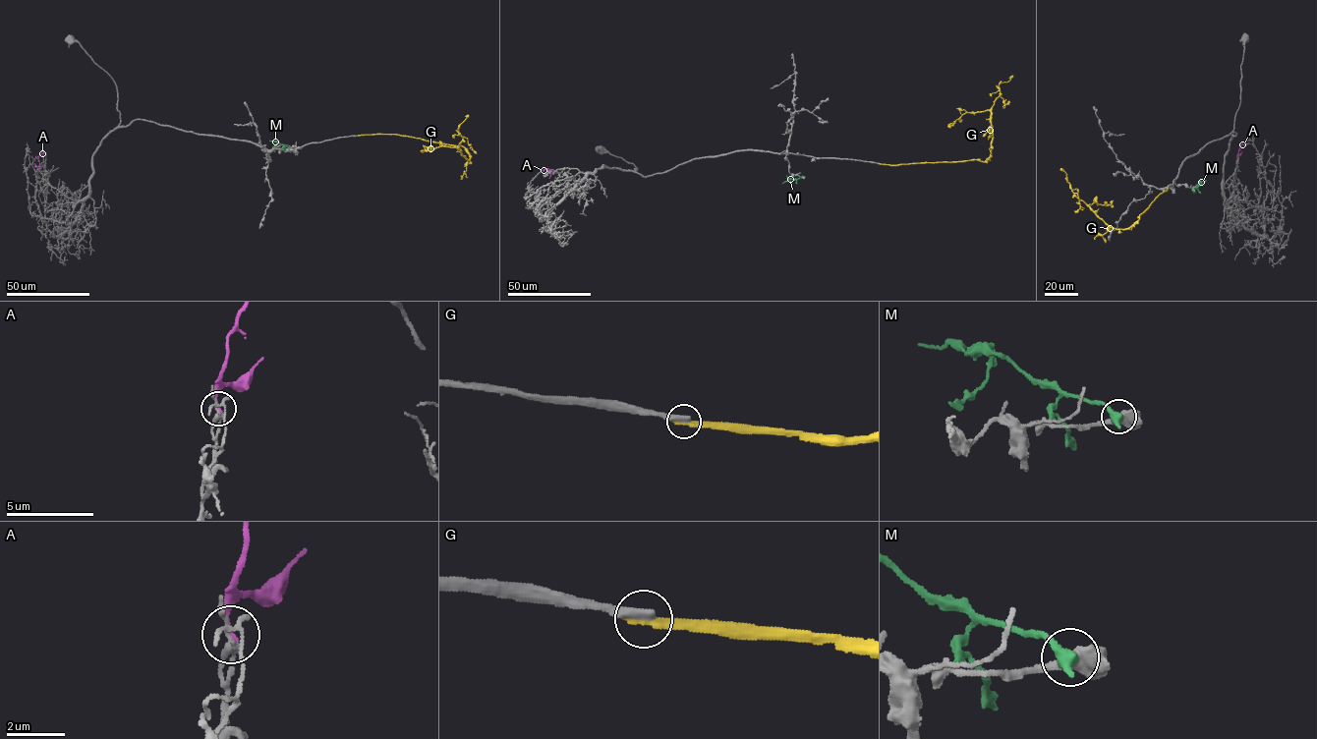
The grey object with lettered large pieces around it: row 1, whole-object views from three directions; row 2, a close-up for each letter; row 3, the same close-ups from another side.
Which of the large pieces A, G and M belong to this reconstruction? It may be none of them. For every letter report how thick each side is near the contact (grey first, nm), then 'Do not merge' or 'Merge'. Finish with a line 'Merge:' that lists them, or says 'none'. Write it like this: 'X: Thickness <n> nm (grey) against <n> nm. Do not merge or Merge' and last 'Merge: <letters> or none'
A: Thickness 180 nm (grey) against 280 nm. Do not merge
G: Thickness 360 nm (grey) against 380 nm. Do not merge
M: Thickness 550 nm (grey) against 500 nm. Do not merge
Merge: none

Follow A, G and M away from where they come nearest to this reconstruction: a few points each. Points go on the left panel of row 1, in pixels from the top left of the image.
A: (39, 168), (38, 157), (43, 153), (41, 151)
G: (359, 135), (400, 135), (462, 145), (470, 156), (468, 161), (458, 145), (463, 140), (458, 129), (468, 115)
M: (289, 147), (269, 141)

